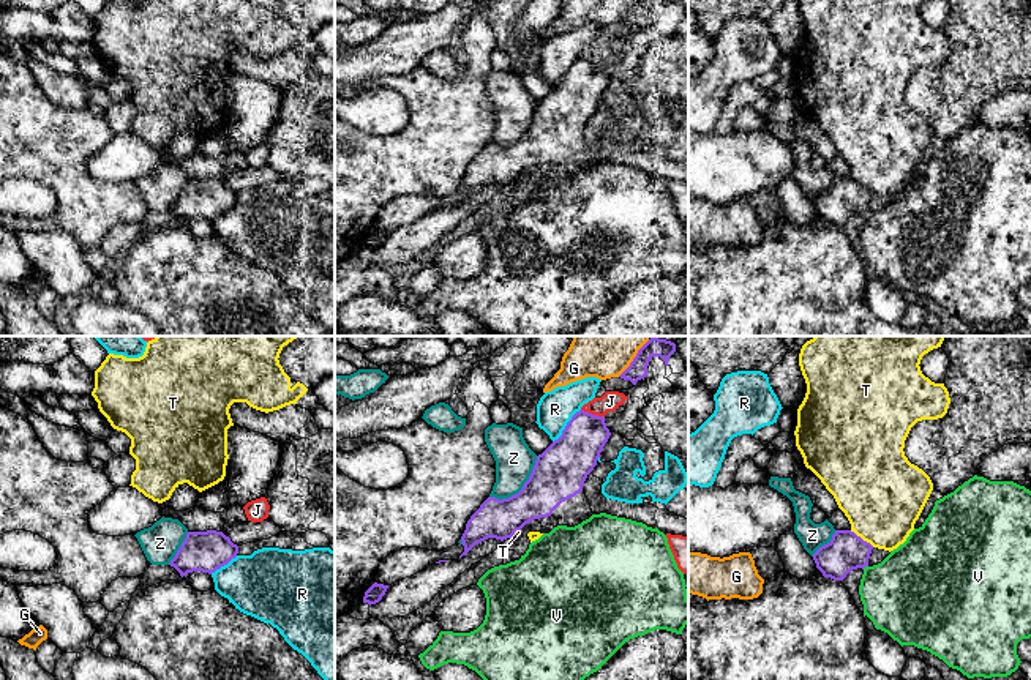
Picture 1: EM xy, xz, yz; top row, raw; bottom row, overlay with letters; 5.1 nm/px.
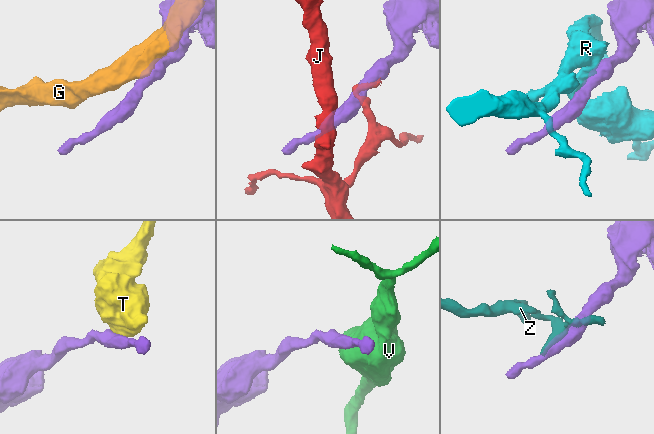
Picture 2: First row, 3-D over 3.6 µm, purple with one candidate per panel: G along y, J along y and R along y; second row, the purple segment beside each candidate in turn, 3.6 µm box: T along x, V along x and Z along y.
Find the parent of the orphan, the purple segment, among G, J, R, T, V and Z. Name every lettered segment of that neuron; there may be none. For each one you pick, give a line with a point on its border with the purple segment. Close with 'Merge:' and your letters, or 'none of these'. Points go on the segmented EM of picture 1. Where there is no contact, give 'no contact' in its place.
Merge: none of these

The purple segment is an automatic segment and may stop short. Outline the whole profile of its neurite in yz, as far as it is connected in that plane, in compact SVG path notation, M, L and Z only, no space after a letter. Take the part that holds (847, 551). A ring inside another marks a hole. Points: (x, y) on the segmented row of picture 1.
M835 530L832 540L813 554L813 560L824 577L843 581L853 570L868 566L872 549L854 532Z

